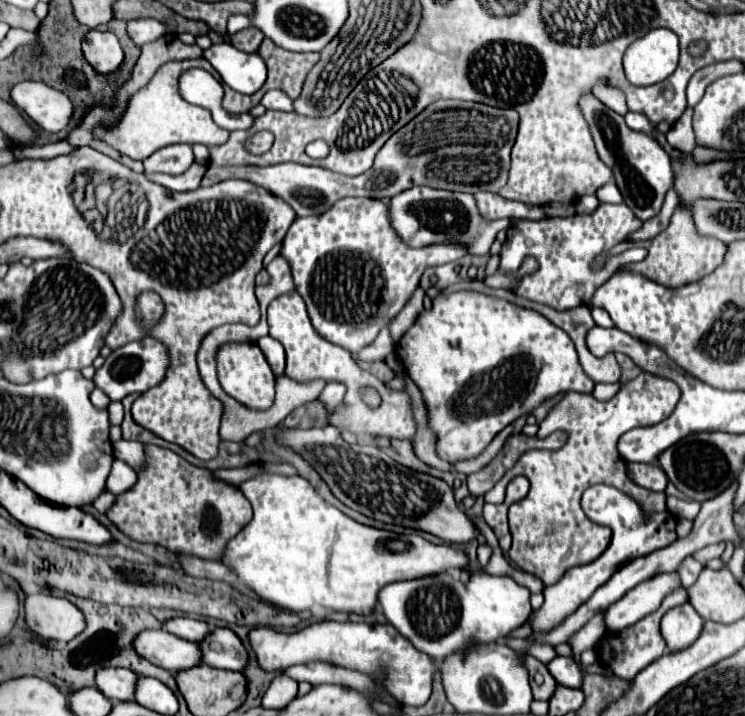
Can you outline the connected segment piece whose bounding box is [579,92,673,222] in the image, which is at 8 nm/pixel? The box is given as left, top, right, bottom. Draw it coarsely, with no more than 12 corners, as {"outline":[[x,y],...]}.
{"outline":[[593,92],[579,108],[625,204],[645,222],[673,186],[669,154]]}

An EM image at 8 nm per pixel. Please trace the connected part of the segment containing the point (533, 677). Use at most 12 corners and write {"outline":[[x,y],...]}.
{"outline":[[539,660],[529,662],[535,700],[549,700],[557,682]]}

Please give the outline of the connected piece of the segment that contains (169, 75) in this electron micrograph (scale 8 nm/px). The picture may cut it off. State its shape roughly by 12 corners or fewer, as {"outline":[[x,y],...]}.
{"outline":[[171,60],[93,136],[133,160],[177,142],[217,146],[229,132],[181,98],[179,76],[215,68]]}

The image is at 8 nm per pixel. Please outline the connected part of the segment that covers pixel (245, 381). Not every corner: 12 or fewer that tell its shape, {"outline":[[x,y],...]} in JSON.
{"outline":[[261,348],[217,352],[223,390],[247,408],[273,406],[275,376]]}

